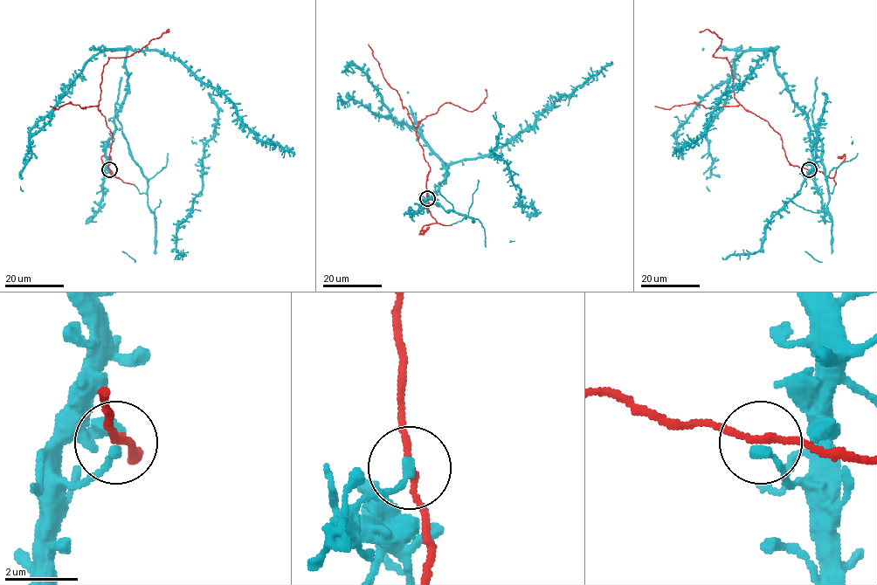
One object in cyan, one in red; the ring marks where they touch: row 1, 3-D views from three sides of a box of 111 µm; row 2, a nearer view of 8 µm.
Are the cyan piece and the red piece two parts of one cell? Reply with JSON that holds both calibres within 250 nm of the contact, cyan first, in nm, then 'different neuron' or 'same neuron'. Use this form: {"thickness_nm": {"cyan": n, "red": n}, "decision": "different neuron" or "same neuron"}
{"thickness_nm": {"cyan": 280, "red": 170}, "decision": "same neuron"}

